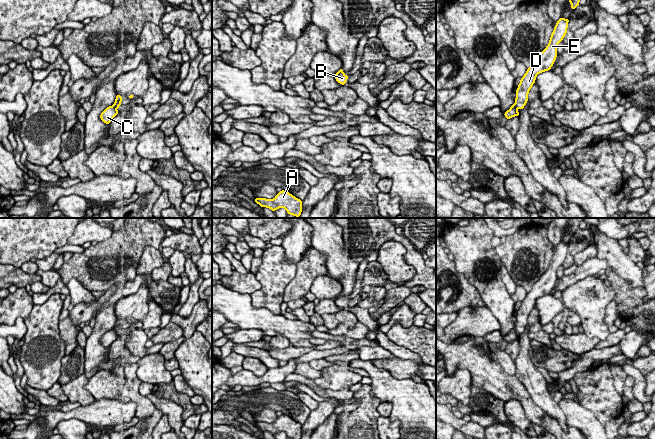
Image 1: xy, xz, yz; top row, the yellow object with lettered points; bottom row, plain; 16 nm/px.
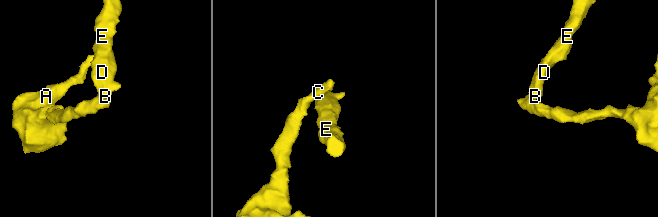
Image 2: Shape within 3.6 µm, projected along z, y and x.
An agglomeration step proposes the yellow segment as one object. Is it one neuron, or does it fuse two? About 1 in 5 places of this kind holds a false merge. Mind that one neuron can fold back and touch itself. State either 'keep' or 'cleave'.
cleave

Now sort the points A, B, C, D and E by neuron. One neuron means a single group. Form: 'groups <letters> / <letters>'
groups A C / B D E

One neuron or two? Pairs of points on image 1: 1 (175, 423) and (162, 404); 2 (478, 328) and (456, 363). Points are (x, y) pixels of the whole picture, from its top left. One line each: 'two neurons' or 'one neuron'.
1: one neuron
2: two neurons

